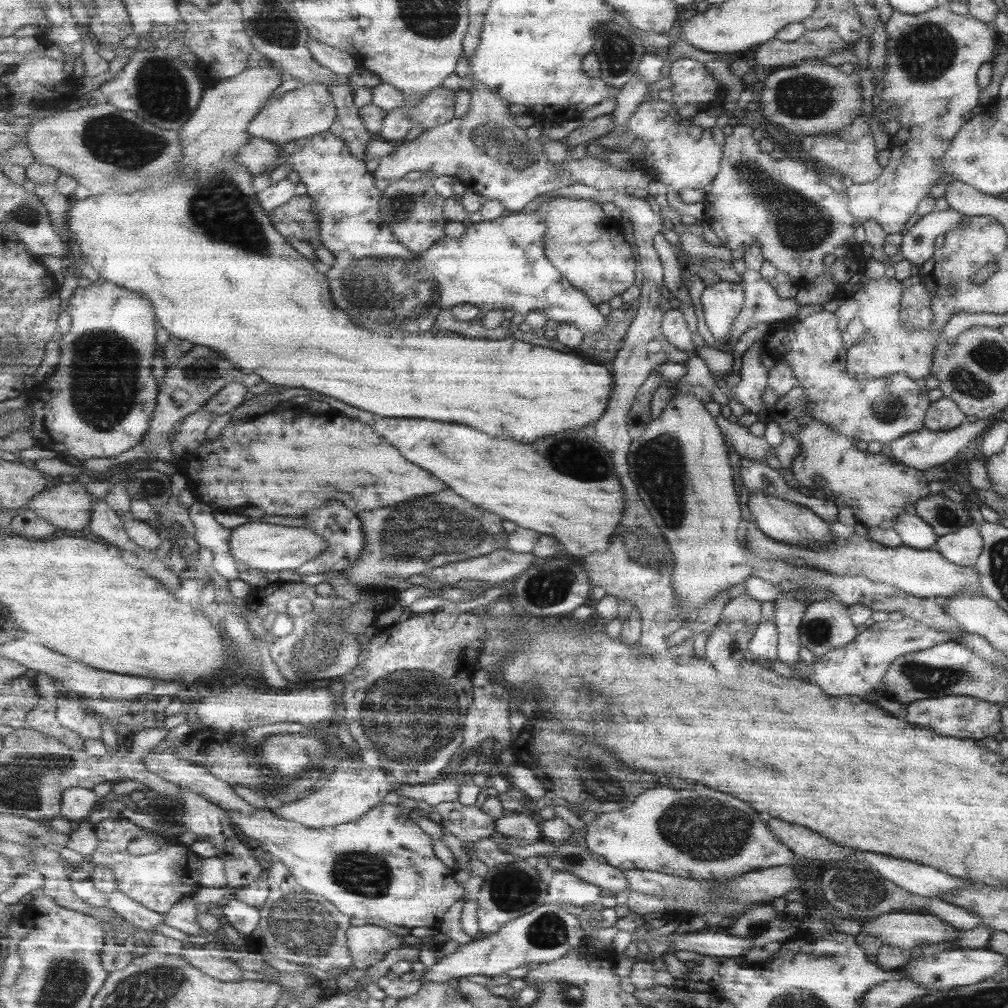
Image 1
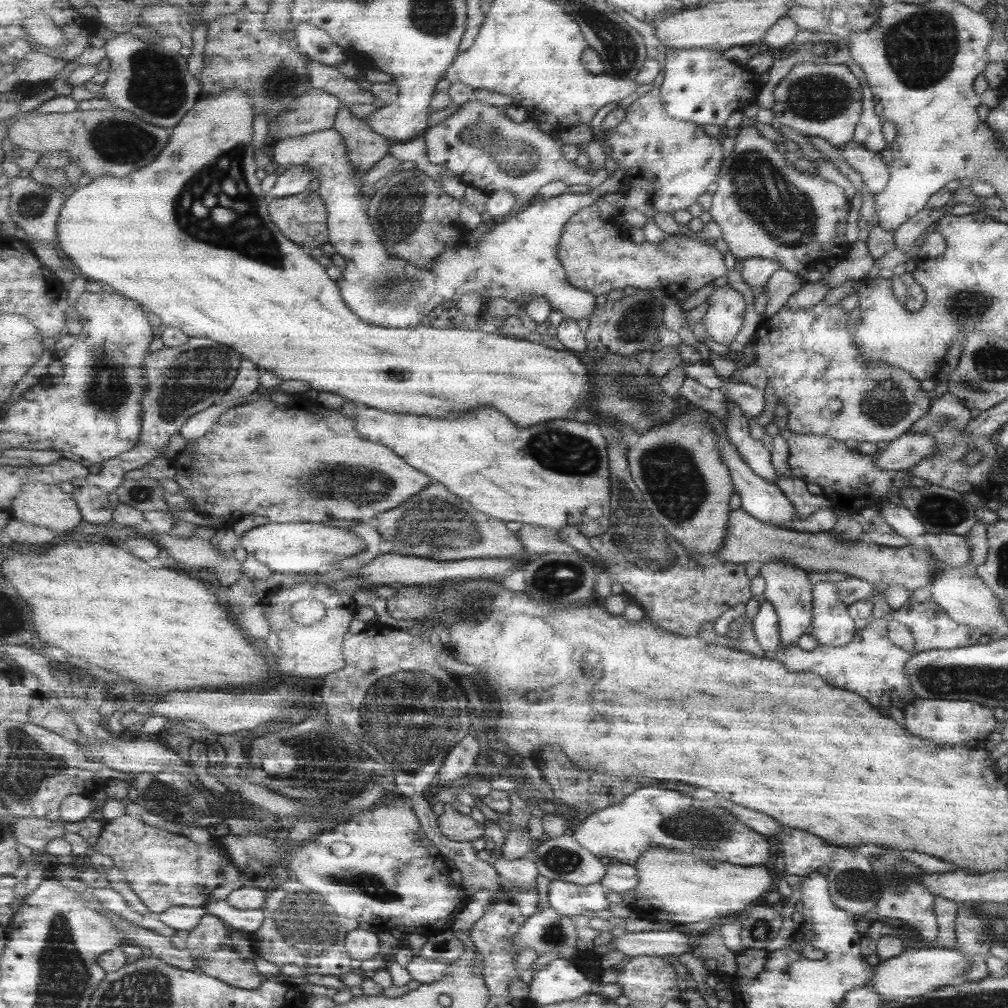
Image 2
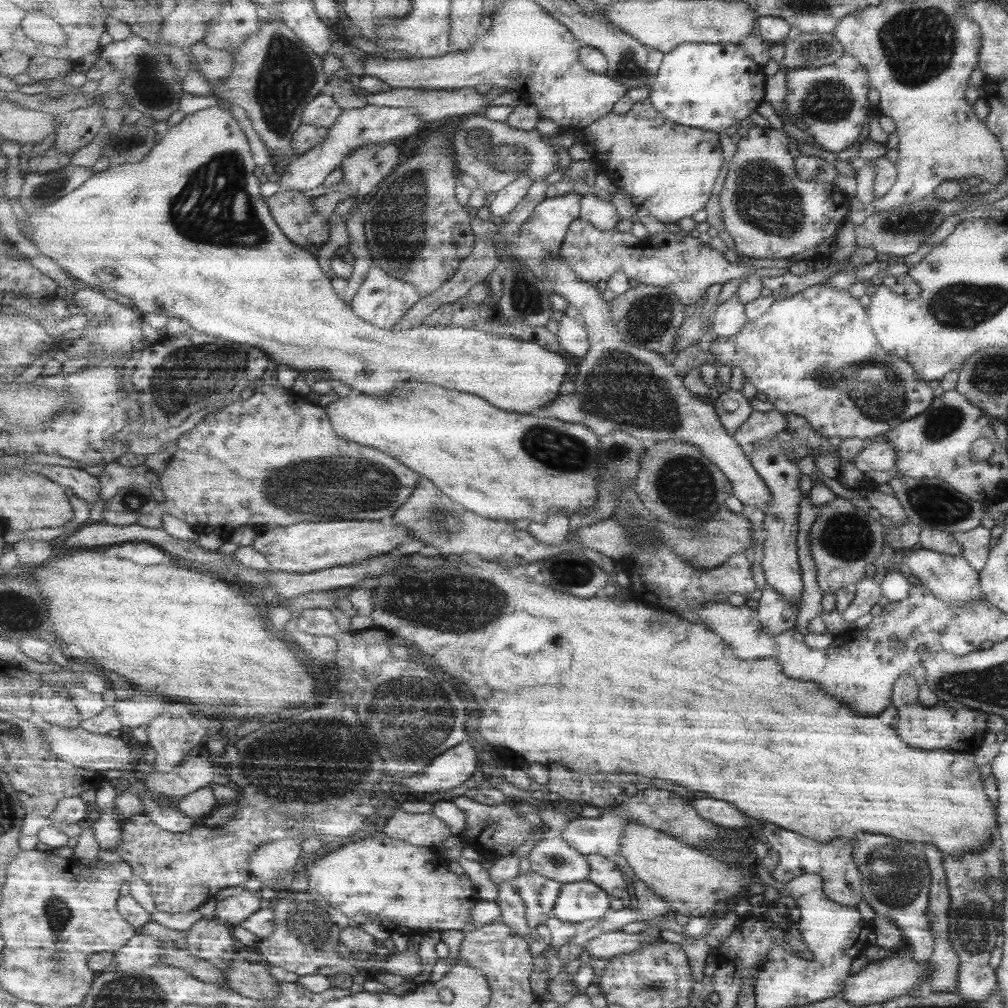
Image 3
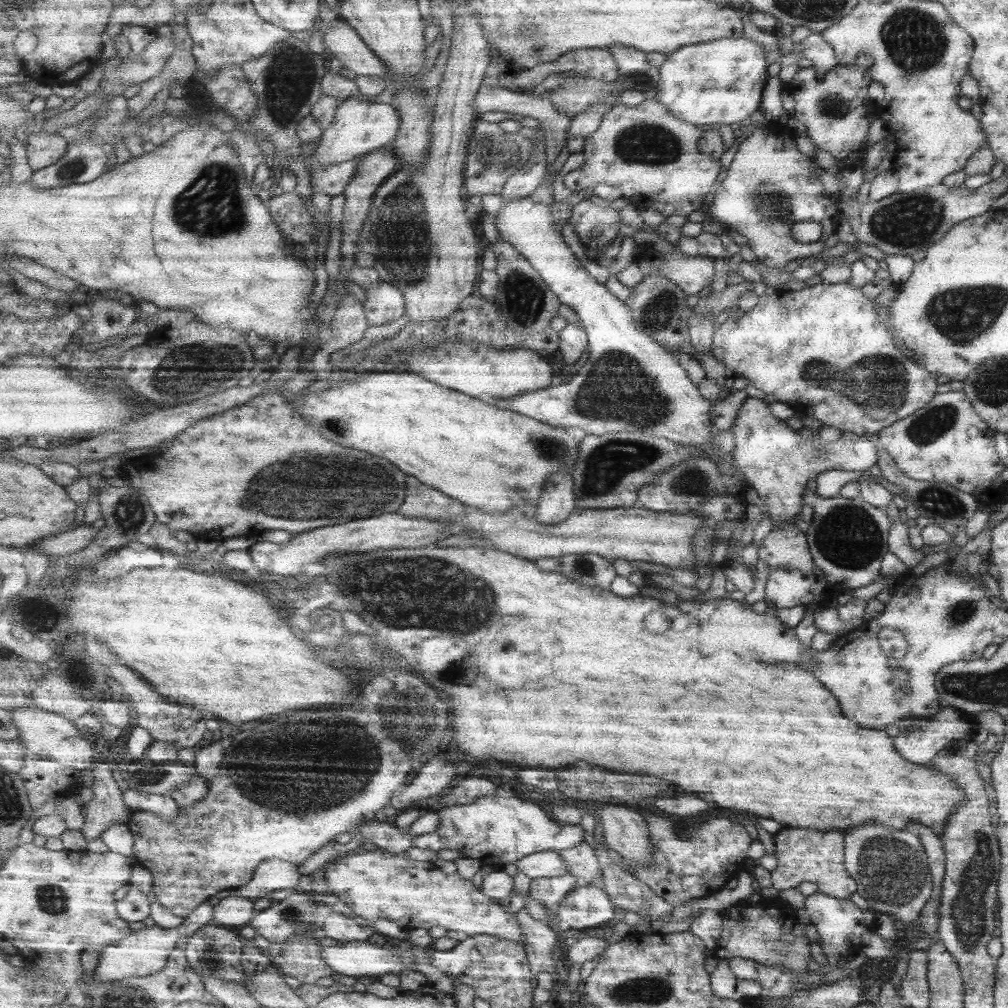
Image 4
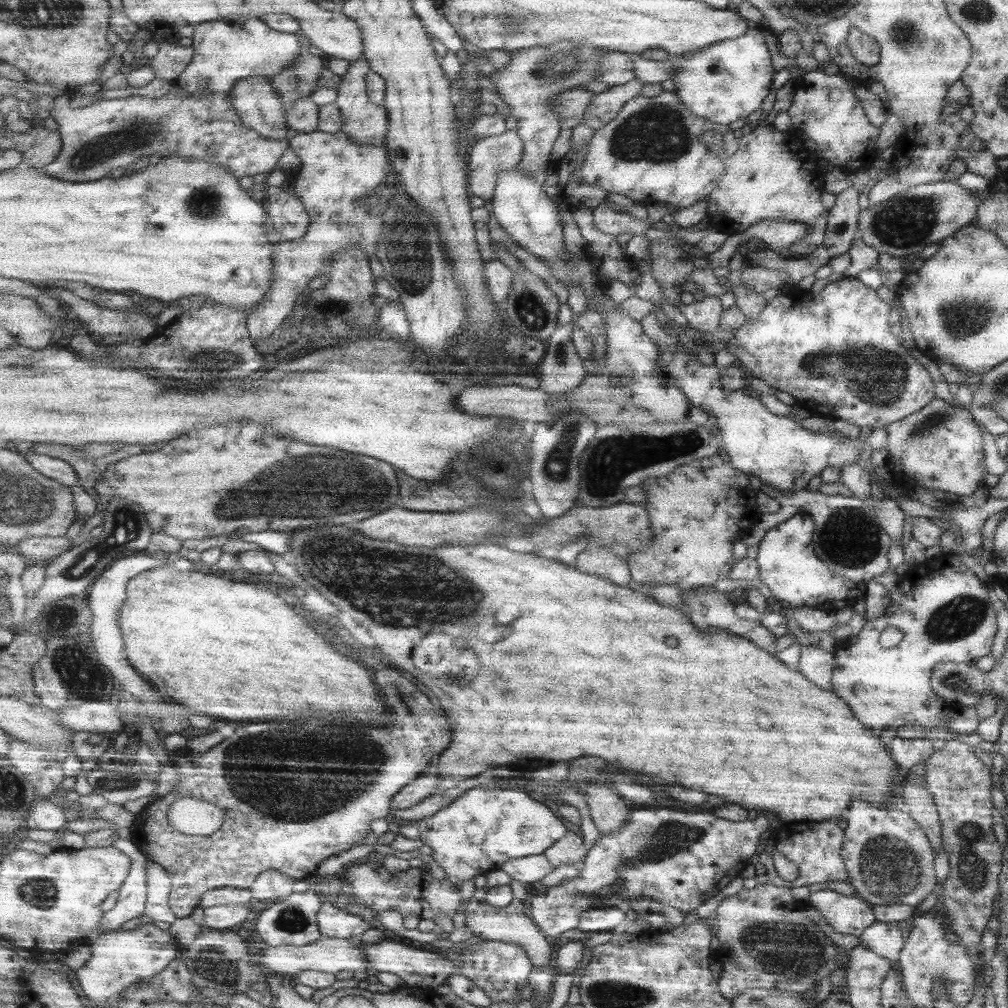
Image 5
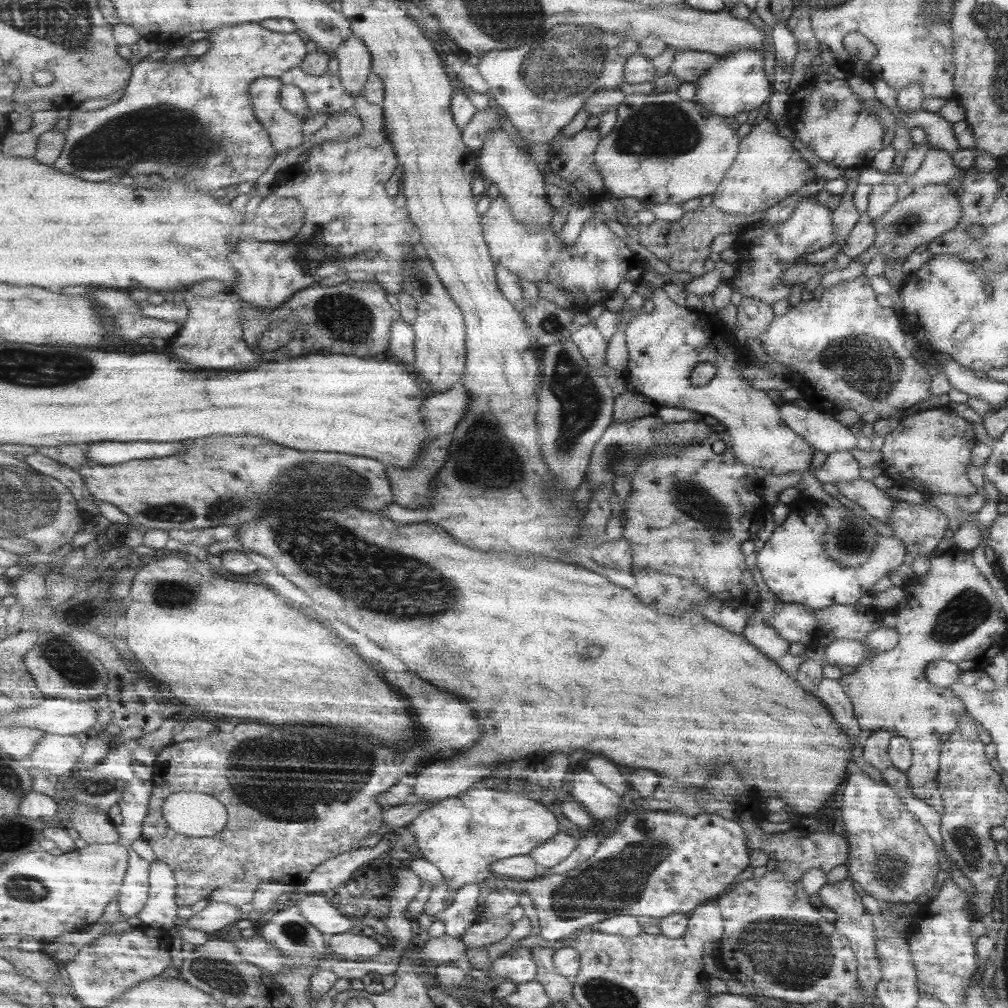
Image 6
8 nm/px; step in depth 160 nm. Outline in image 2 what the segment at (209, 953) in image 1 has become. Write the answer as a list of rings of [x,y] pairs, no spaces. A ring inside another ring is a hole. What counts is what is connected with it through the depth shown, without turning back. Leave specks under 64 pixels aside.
[[[249,946],[251,958],[241,958],[235,948],[221,948],[211,954],[195,957],[198,971],[206,976],[216,977],[237,988],[256,989],[261,986],[264,976],[257,972],[253,960],[258,956],[254,946]]]

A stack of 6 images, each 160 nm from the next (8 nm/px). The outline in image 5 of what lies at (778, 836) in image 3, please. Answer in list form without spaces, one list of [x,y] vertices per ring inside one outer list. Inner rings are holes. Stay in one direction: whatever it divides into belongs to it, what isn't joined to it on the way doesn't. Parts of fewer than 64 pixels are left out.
[[[836,820],[821,821],[813,823],[806,830],[789,835],[787,842],[787,856],[797,867],[798,876],[792,881],[785,881],[775,871],[773,858],[763,850],[759,855],[760,862],[766,867],[768,875],[767,882],[777,887],[792,889],[794,887],[808,886],[809,884],[829,884],[830,882],[848,882],[848,874],[844,869],[844,862],[840,855],[843,842],[843,831]]]

